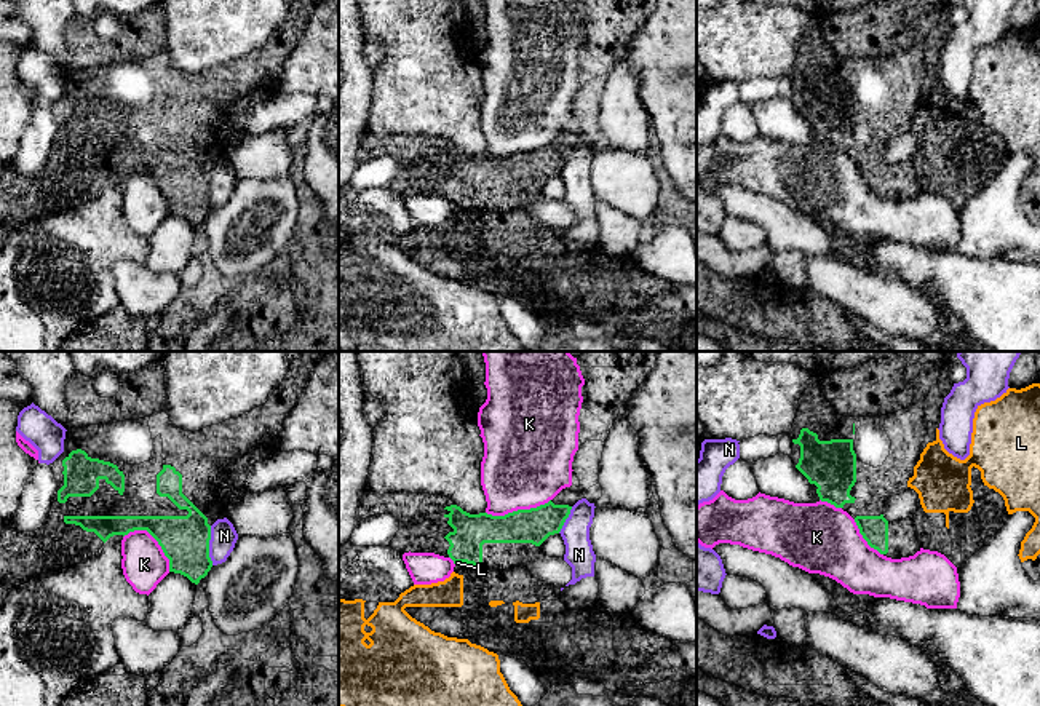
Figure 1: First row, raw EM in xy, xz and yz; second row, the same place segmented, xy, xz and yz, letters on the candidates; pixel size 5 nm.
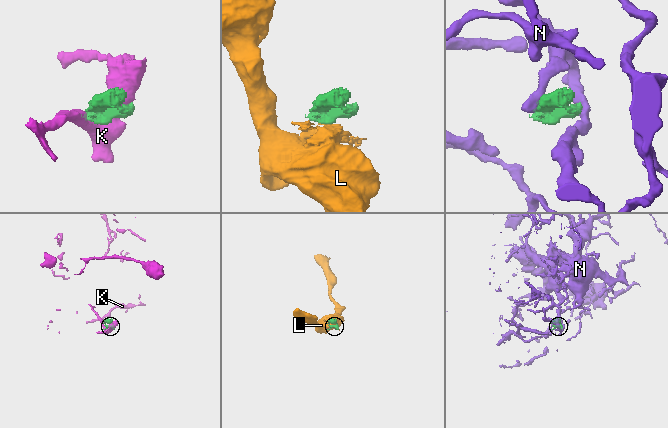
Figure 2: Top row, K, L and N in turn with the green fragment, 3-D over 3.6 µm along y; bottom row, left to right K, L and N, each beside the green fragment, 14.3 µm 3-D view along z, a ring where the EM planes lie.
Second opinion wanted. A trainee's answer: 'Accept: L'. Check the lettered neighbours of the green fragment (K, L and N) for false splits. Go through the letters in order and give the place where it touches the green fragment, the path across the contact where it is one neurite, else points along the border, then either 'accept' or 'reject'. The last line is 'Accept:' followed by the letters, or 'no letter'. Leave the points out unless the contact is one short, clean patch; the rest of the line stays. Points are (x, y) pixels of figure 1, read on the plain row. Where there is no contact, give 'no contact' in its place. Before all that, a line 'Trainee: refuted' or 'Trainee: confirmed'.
Trainee: refuted
K: xz (518, 152) | reject
L: xz (460, 203) | reject
N: xy (208, 187) | reject
Accept: no letter

